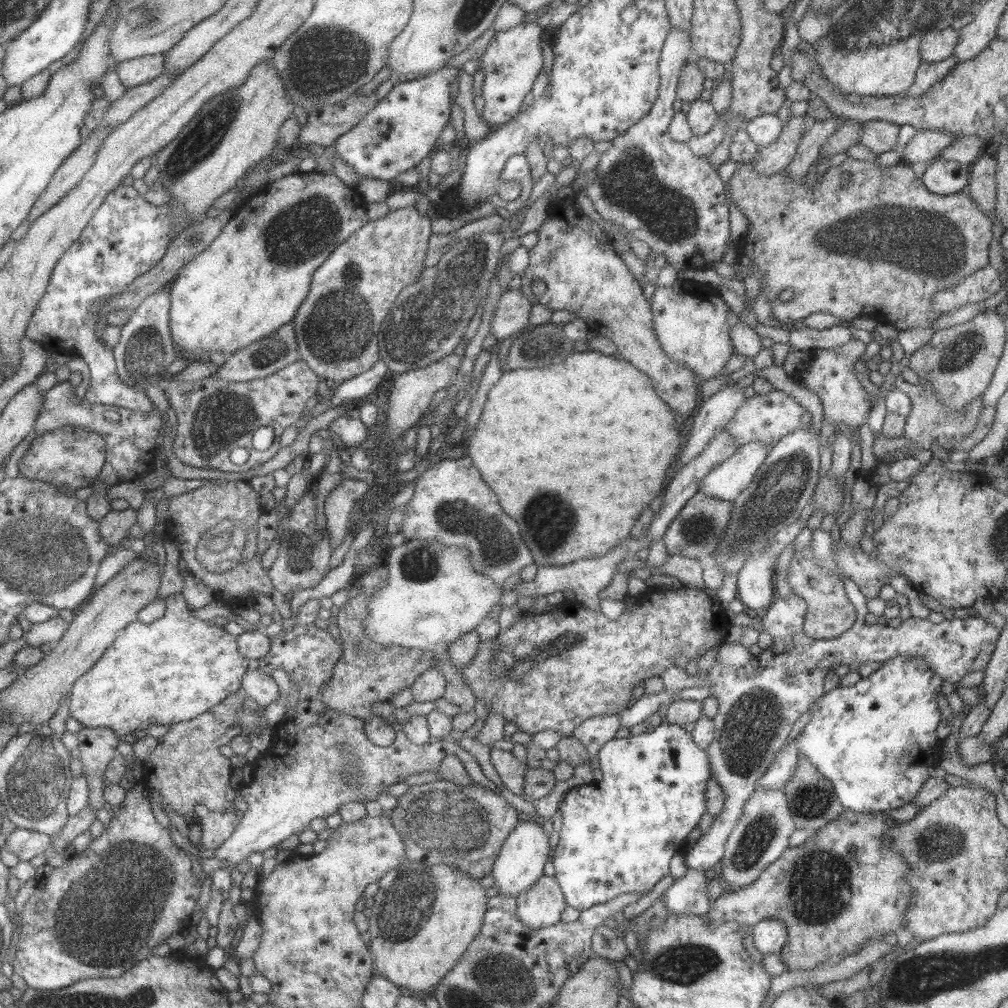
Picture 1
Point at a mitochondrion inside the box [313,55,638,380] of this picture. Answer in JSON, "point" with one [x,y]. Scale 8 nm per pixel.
{"point":[418,328]}

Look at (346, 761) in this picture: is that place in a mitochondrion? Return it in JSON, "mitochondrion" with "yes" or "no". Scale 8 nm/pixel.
{"mitochondrion":"yes"}

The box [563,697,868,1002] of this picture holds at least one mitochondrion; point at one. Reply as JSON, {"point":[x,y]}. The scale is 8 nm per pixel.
{"point":[819,883]}

